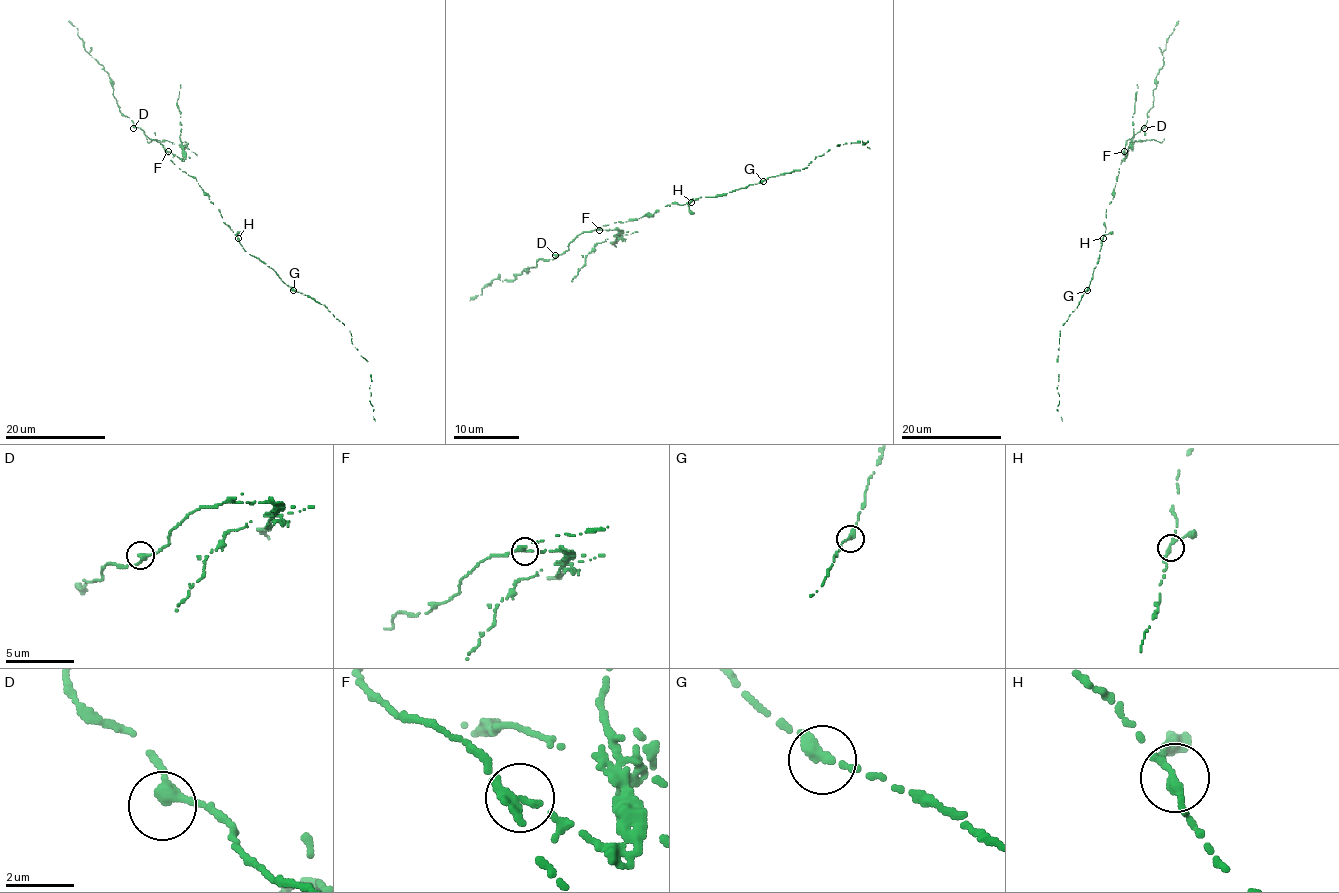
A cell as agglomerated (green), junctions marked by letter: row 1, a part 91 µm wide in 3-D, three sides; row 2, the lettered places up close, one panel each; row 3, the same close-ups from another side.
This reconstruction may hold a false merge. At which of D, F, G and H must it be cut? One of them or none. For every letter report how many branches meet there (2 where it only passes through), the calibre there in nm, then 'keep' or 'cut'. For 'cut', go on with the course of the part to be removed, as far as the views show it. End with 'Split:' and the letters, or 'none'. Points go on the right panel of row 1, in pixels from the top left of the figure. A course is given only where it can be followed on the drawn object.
D: branches 2; calibre 300 nm; keep
F: branches 2; calibre 300 nm; cut; course (1125, 151), (1125, 158), (1134, 137), (1132, 117), (1137, 84)
G: branches 2; calibre 300 nm; keep
H: branches 2; calibre 280 nm; keep
Split: F

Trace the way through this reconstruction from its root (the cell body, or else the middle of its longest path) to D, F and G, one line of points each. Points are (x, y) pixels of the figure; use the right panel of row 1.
D: (1105, 225), (1106, 209), (1113, 197), (1116, 177), (1125, 157), (1126, 141), (1144, 128)
F: (1105, 225), (1106, 209), (1113, 197), (1125, 151)
G: (1105, 225), (1098, 263), (1087, 290)

